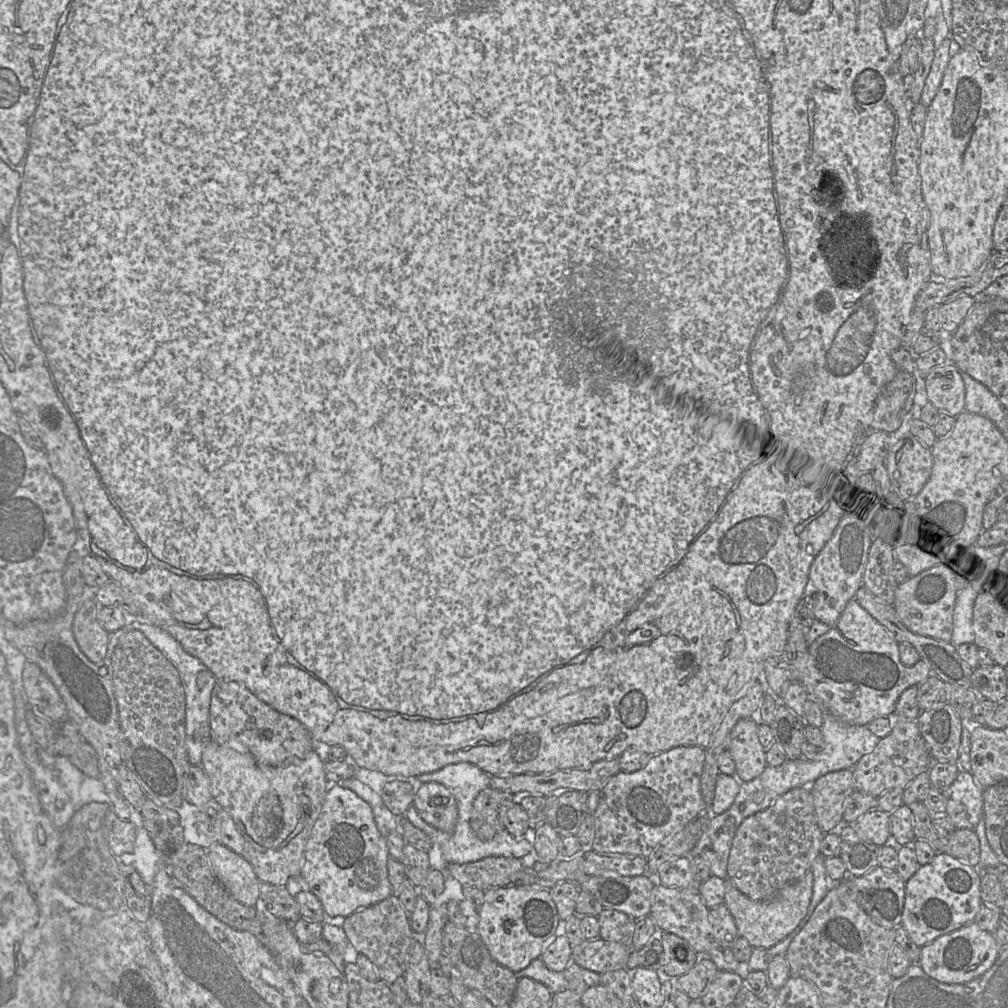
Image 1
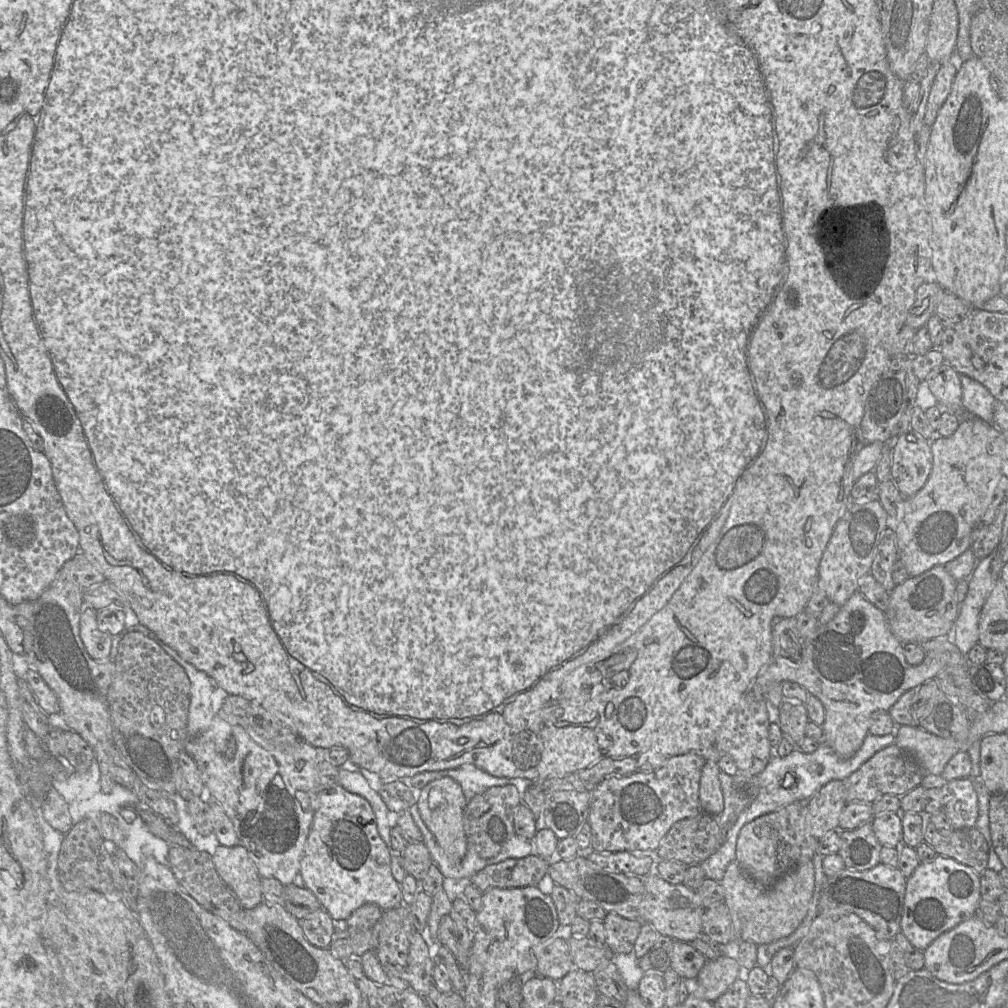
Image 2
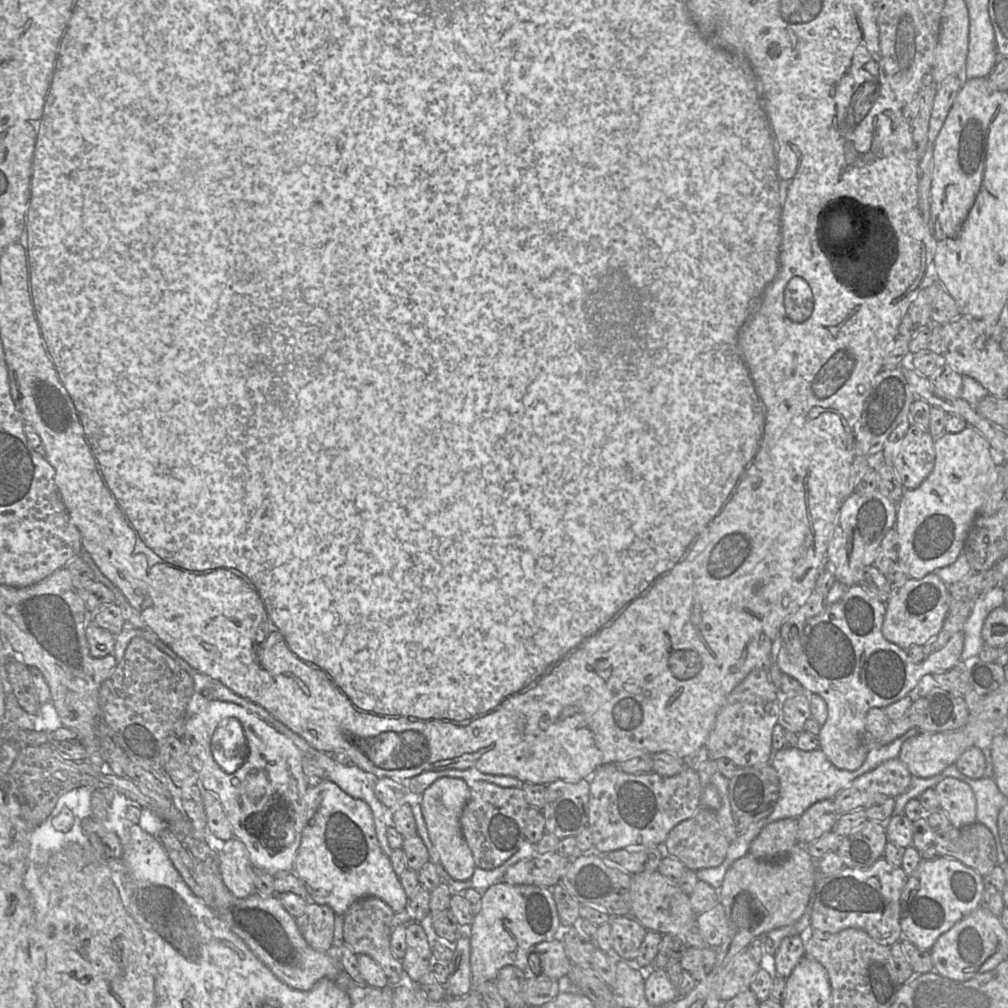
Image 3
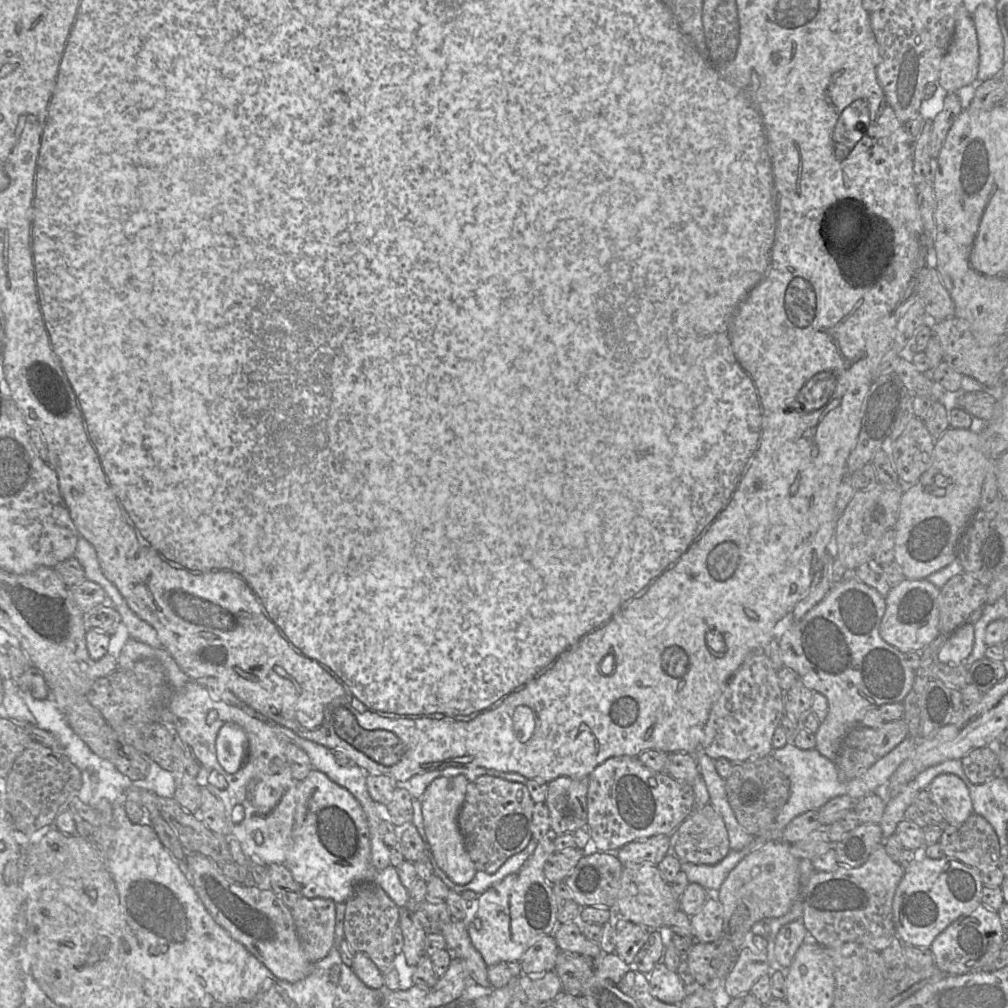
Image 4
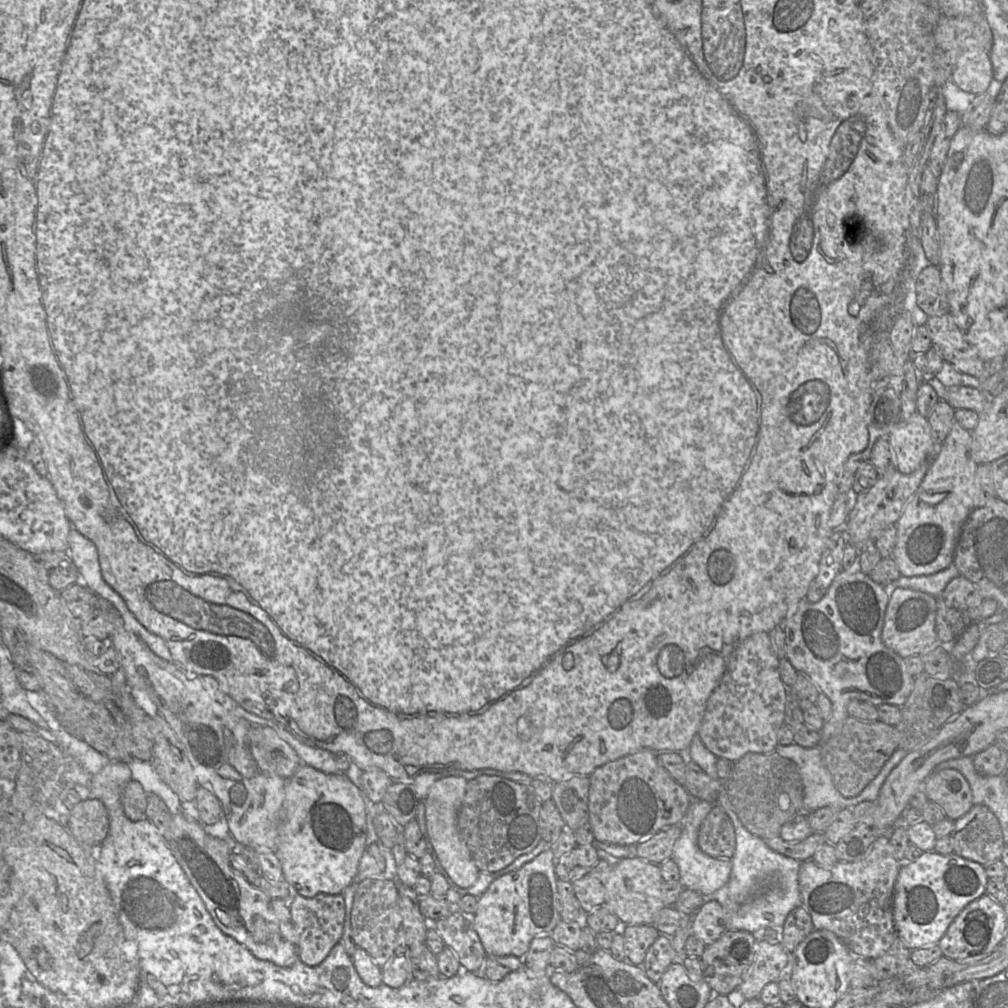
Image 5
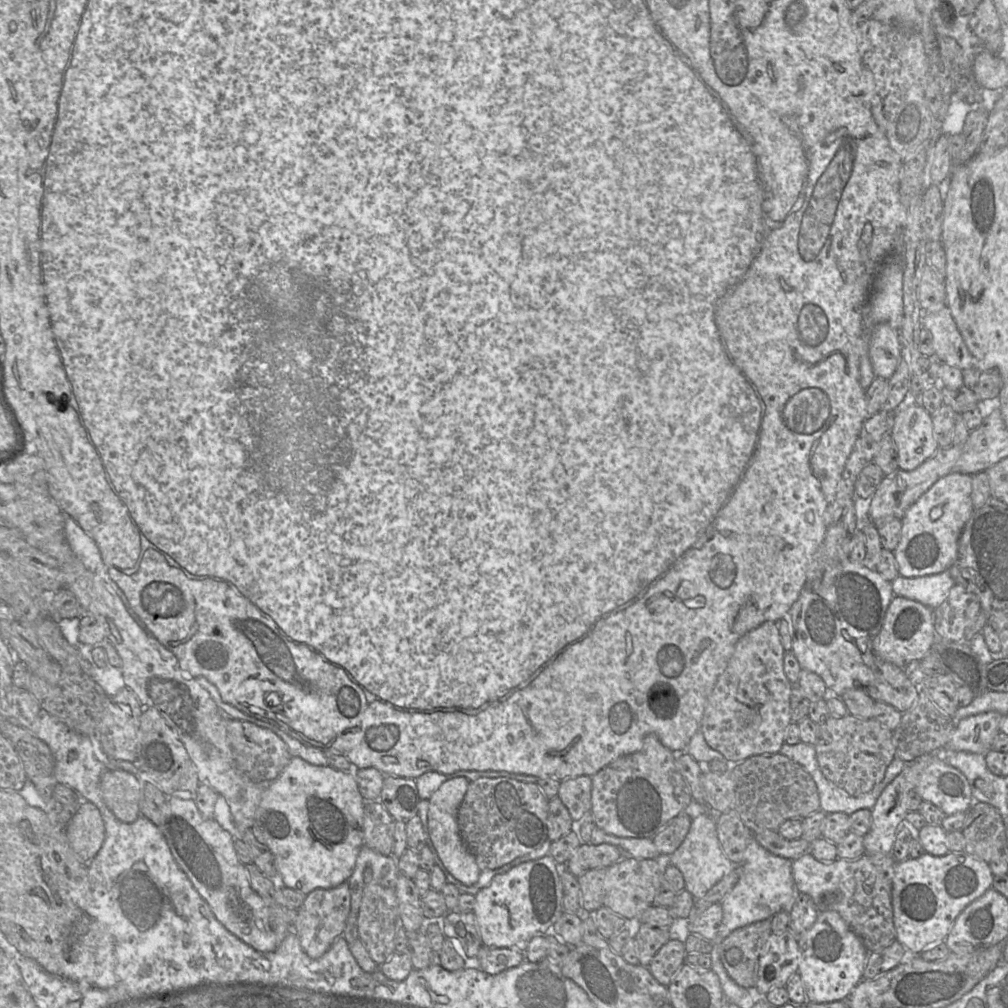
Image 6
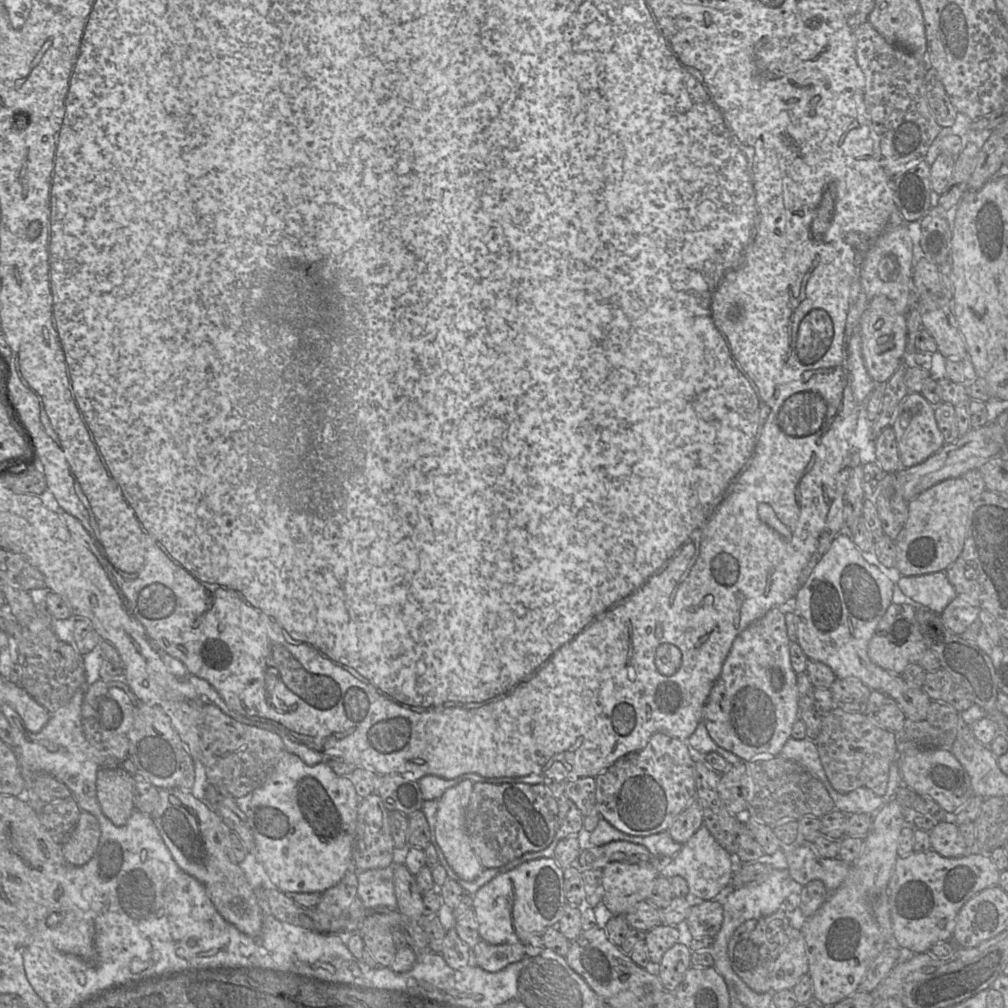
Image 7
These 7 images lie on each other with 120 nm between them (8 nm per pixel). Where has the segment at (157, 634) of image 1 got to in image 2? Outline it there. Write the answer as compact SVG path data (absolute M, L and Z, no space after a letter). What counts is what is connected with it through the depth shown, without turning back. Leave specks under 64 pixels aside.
M138 623L136 625L125 627L119 634L112 636L111 643L111 652L110 659L114 659L118 653L118 647L121 639L130 631L139 631L148 636L150 639L154 640L169 656L171 656L187 673L190 680L190 705L188 710L188 723L187 723L187 731L188 731L188 740L195 738L199 734L201 734L204 730L206 730L216 712L222 707L222 704L228 695L232 695L228 693L224 688L222 688L212 677L210 677L206 672L198 669L191 662L184 659L174 648L170 645L162 641L155 632L149 629L142 623Z

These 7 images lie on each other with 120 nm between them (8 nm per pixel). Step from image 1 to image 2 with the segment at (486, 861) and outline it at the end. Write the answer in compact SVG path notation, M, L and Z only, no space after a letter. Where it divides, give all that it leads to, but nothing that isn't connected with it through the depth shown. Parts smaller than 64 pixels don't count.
M536 854L509 858L487 865L470 878L470 883L481 892L490 888L537 886L548 873L549 863Z

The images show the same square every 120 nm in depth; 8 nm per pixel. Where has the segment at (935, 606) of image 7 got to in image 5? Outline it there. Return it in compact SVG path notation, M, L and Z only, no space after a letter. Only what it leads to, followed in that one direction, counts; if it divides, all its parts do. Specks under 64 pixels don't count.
M951 564L946 569L930 575L912 577L901 575L897 580L888 583L885 587L888 589L896 587L912 589L937 598L945 589L946 585L958 575L959 572L957 568L954 564Z

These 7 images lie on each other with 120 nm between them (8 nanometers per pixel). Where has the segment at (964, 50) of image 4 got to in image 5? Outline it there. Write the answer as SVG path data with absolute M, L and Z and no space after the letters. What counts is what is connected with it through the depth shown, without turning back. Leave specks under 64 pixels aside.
M979 48L962 52L952 71L951 80L963 91L975 95L985 93L994 80L989 54Z

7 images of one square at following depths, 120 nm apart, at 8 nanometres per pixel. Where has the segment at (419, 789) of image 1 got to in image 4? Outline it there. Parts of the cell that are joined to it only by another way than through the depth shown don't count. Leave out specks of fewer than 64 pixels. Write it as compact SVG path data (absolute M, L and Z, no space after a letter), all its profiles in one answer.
M464 775L445 776L434 779L420 799L424 830L430 844L427 856L433 855L439 868L455 884L465 885L476 874L458 826L458 816L467 792L468 779Z

